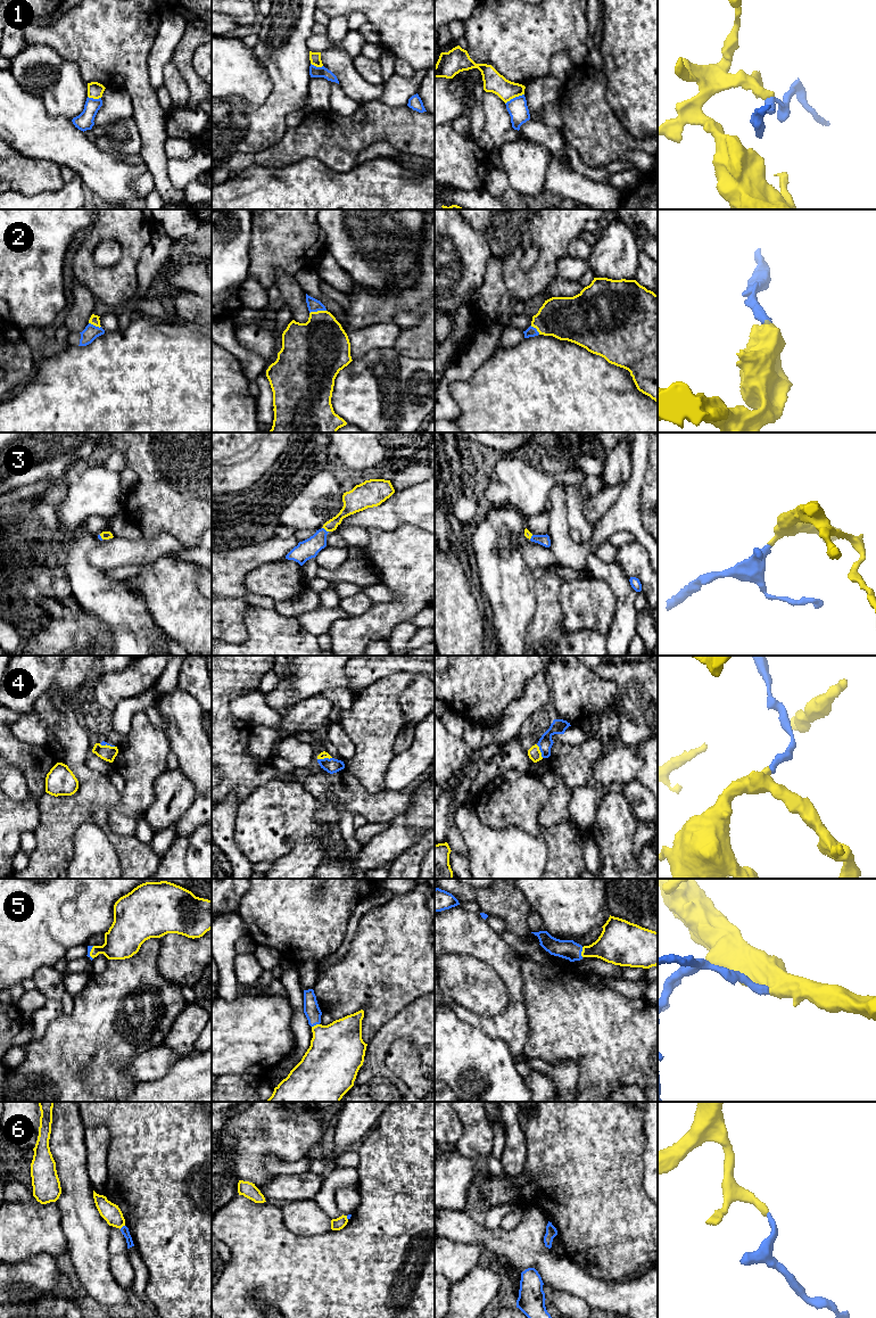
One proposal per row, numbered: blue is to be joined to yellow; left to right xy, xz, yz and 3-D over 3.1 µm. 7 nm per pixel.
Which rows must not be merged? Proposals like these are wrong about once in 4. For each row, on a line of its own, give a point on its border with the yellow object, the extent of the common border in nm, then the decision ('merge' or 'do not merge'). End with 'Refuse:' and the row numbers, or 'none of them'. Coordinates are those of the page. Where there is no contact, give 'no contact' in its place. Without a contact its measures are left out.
1: meets yellow in yz at (514, 97); contact 150 nm long; do not merge
2: meets yellow in xz at (317, 311); contact 120 nm long; merge
3: meets yellow in xz at (325, 529); contact 60 nm long; merge
4: meets yellow in yz at (539, 751); contact 110 nm long; merge
5: meets yellow in yz at (581, 952); contact 70 nm long; merge
6: meets yellow in xy at (122, 1226); contact 50 nm long; merge
Refuse: 1

